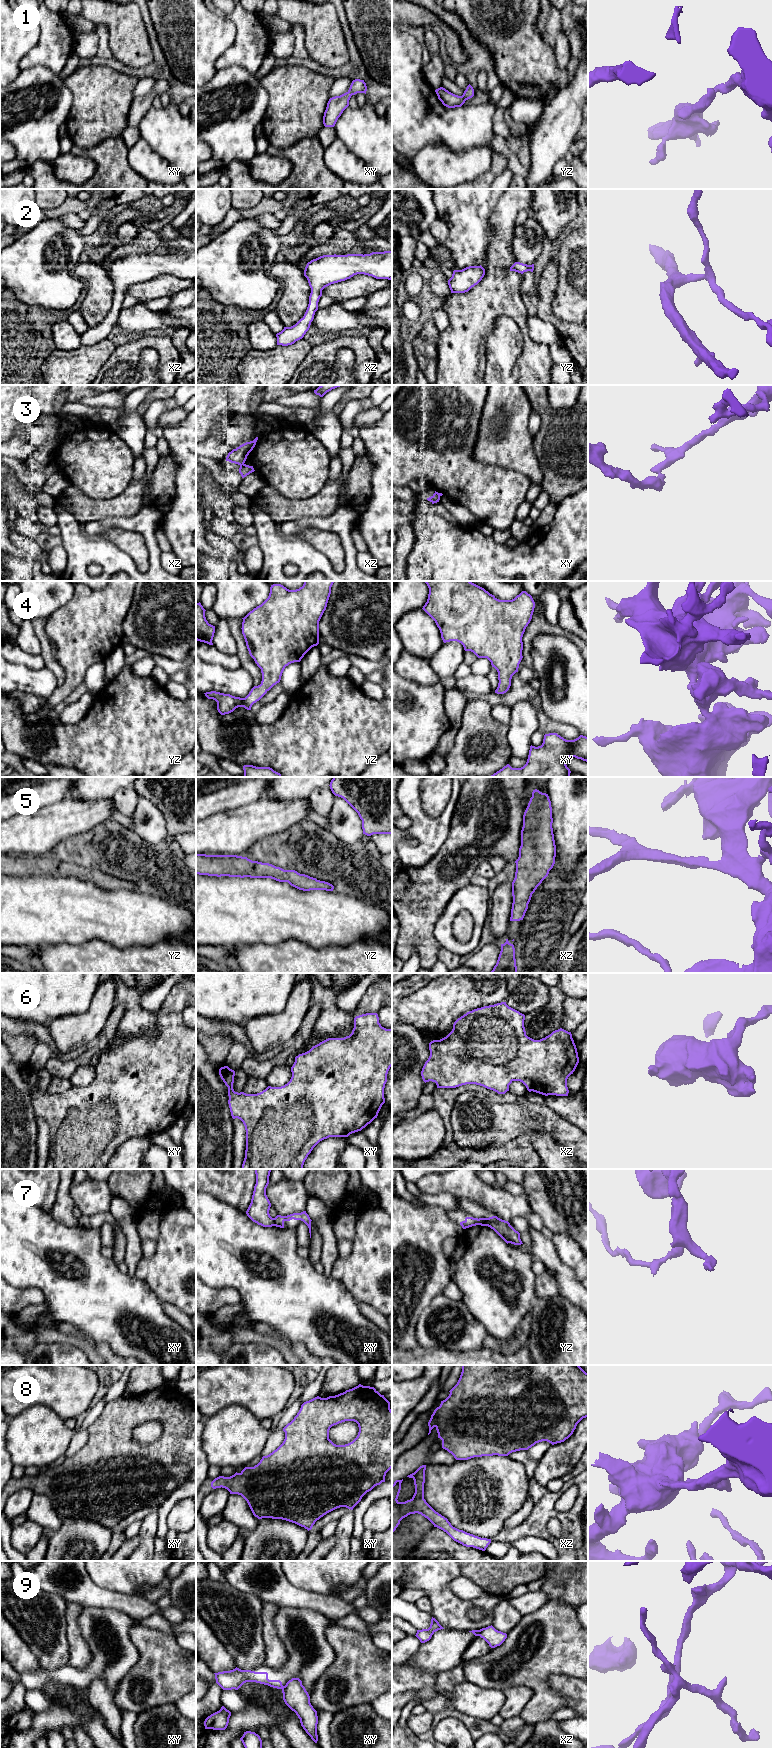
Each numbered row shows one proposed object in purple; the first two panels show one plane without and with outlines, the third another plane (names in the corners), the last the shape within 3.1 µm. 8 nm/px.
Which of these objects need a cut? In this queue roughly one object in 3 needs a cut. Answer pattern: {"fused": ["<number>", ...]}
{"fused": ["3", "7", "9"]}

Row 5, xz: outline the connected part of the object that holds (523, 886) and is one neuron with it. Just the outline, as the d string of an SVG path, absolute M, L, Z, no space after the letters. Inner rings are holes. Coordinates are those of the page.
M535 789L523 815L521 846L512 882L510 921L523 920L532 894L555 864L556 845L548 794Z

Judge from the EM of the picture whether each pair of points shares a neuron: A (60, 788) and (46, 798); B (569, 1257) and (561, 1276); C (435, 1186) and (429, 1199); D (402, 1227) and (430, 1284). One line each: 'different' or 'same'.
A: same
B: different
C: different
D: same

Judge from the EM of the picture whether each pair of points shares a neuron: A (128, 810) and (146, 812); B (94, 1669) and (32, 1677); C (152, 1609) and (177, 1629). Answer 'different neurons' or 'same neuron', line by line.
A: different neurons
B: same neuron
C: different neurons

